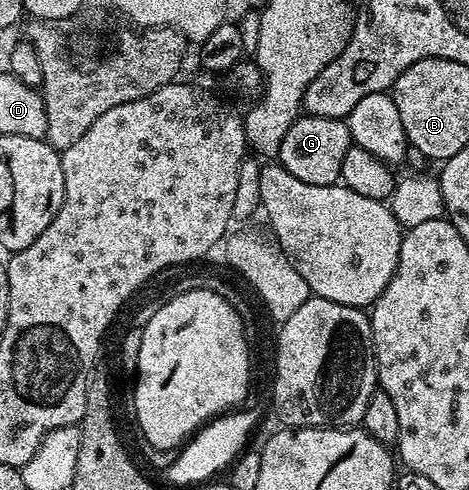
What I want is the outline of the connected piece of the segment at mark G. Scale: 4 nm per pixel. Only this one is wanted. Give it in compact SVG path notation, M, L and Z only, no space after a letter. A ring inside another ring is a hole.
M308 113L302 114L287 129L287 137L281 142L279 163L294 177L310 185L331 186L341 178L343 157L347 157L350 147L354 146L345 119L319 117Z

